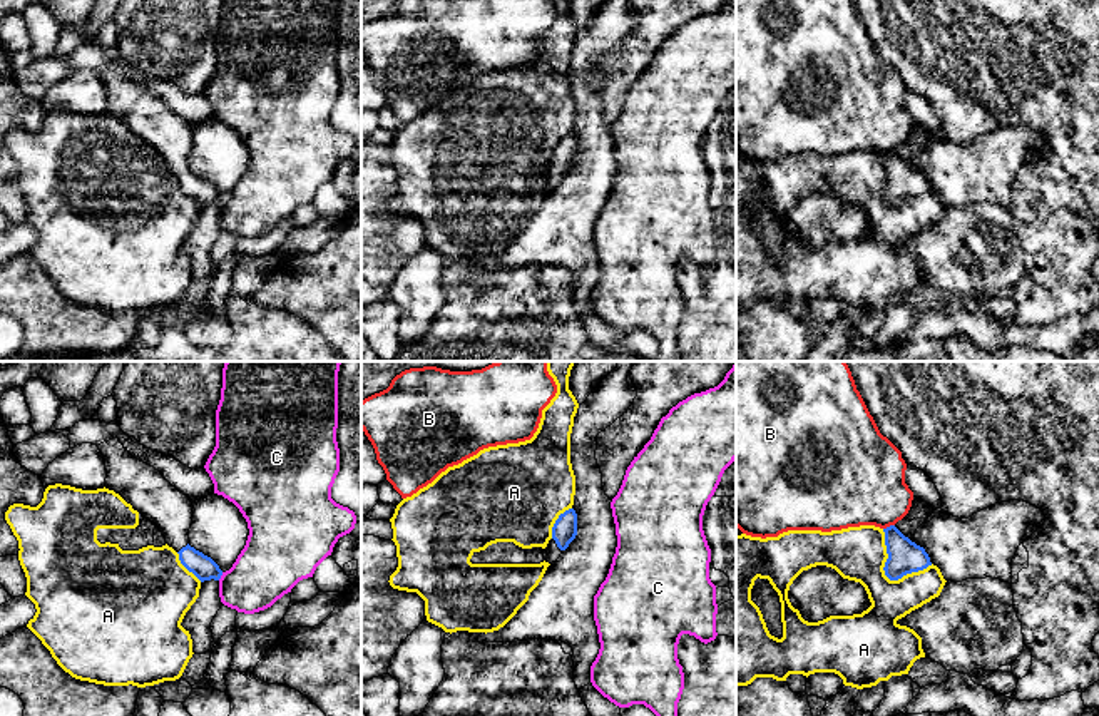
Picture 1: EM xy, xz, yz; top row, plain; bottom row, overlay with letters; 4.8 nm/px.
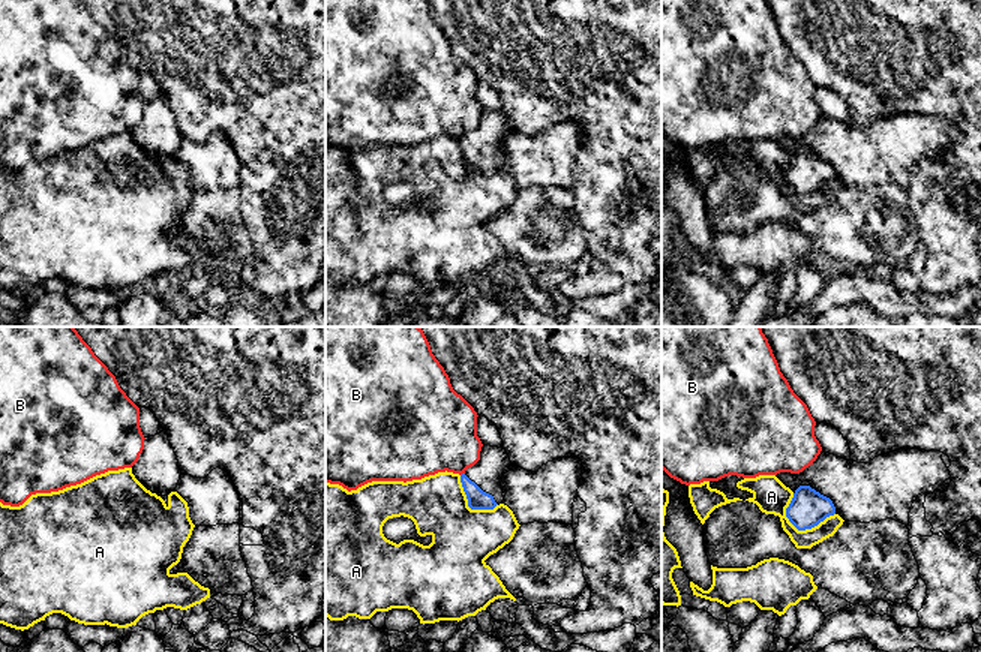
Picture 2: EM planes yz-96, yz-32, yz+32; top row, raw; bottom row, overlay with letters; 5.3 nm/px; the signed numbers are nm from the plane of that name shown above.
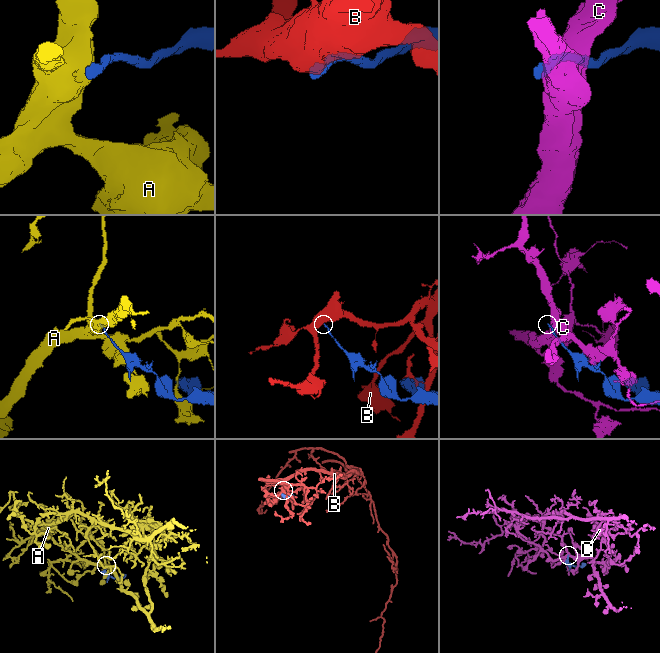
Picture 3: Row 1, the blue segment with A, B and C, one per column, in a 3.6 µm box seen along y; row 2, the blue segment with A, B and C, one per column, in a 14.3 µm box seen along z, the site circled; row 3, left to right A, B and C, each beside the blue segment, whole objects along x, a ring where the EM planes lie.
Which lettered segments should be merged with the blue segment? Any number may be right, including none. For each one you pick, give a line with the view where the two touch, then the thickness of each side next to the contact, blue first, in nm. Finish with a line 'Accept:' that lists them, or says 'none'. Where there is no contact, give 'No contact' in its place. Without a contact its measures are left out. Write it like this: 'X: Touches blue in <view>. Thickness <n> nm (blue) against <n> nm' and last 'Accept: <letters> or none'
Accept: none

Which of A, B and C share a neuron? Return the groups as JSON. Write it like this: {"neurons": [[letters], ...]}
{"neurons": [["A"], ["B"], ["C"]]}

